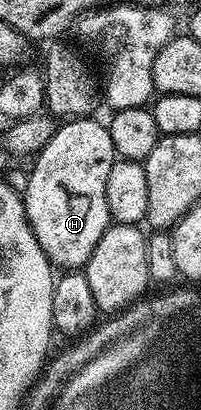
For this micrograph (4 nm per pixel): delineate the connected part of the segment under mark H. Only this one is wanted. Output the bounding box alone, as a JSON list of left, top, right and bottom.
[23,118,115,270]

